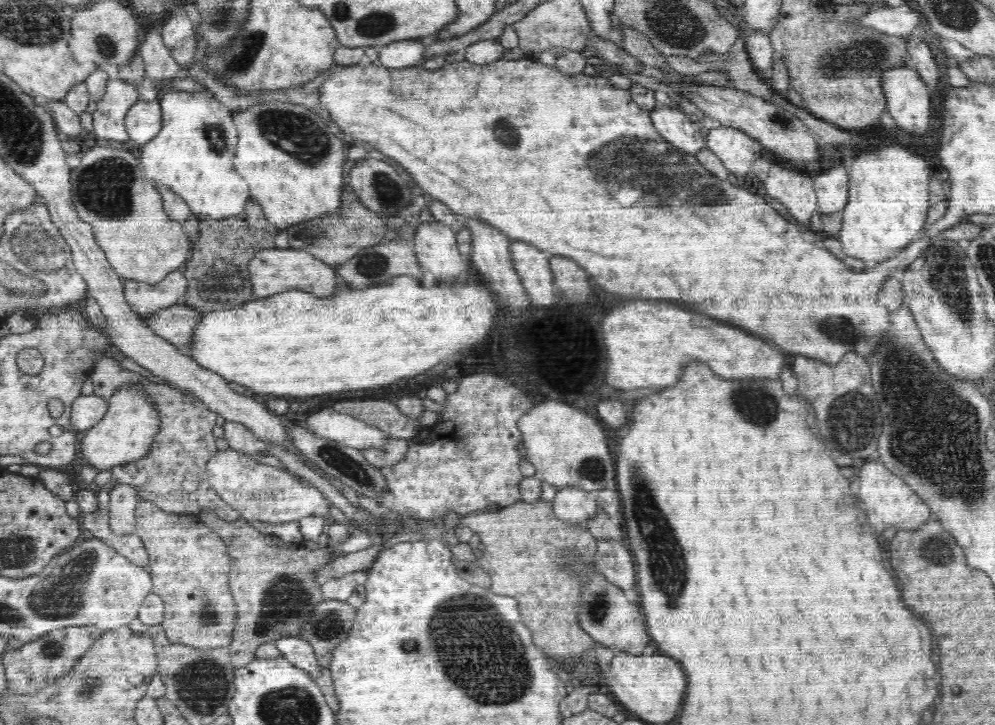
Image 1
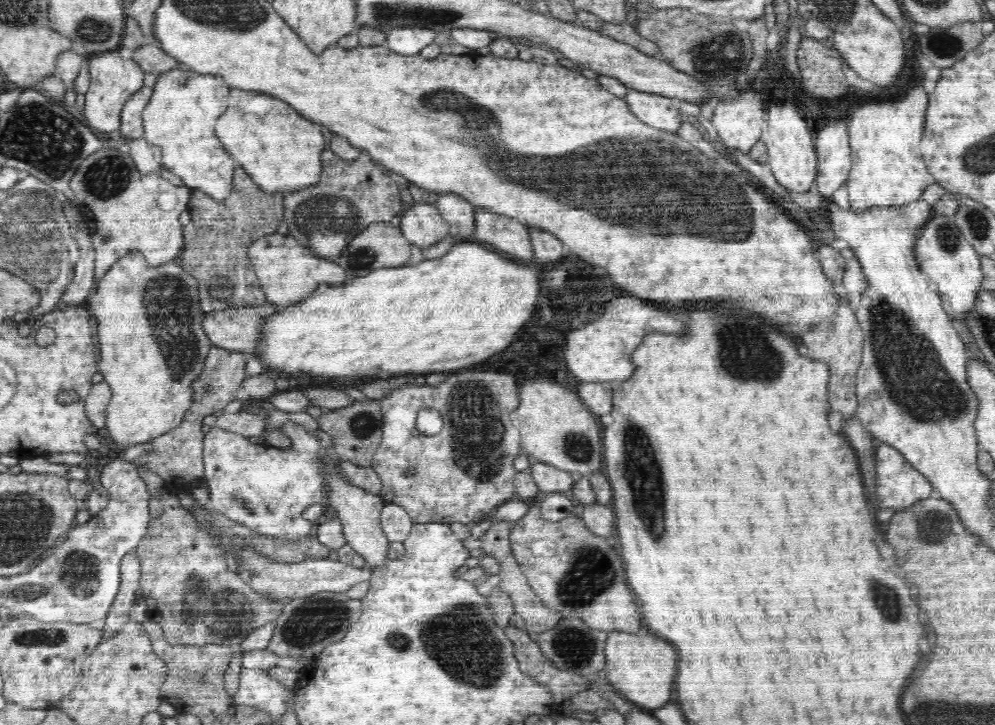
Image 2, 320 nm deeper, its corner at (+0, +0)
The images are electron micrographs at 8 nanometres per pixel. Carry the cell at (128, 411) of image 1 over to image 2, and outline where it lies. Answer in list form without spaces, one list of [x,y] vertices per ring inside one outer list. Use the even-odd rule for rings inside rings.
[[[138,252],[124,256],[105,277],[88,300],[88,310],[98,324],[98,345],[101,361],[98,370],[110,385],[112,394],[106,410],[106,430],[120,448],[150,443],[161,434],[177,427],[191,406],[192,384],[200,381],[210,340],[203,331],[203,311],[199,298],[199,283],[177,262],[160,267],[149,266]]]

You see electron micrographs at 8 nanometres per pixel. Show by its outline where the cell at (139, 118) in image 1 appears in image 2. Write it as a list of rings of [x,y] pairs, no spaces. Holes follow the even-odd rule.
[[[143,86],[140,90],[137,90],[129,100],[125,102],[125,105],[121,110],[121,130],[124,136],[128,136],[128,140],[139,139],[143,137],[143,120],[142,111],[146,106],[146,103],[152,96],[153,88]]]

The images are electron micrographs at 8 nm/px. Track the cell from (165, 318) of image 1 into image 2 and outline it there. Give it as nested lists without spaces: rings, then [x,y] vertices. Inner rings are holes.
[[[269,303],[260,308],[241,307],[203,314],[203,331],[212,346],[248,354],[260,336],[260,321],[279,307]]]

